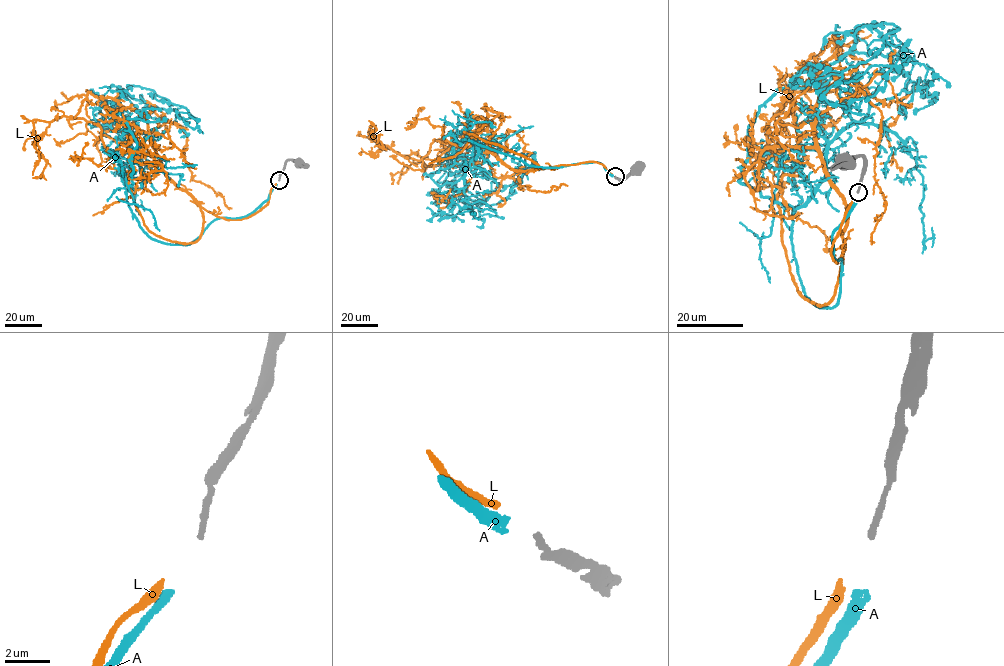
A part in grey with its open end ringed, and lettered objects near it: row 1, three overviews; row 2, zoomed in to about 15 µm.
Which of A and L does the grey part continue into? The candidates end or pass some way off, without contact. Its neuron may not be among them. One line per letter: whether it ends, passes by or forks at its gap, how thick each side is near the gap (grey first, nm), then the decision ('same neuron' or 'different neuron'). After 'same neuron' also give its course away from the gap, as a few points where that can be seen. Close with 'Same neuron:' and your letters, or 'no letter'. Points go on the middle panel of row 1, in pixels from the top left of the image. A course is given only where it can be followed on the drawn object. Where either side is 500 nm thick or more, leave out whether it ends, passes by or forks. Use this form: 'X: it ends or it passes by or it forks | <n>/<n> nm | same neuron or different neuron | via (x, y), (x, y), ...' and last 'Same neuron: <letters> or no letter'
A: it ends | 240/400 nm | same neuron | via (613, 175), (463, 140), (468, 110), (446, 152), (481, 199), (533, 157), (539, 170)
L: it ends | 240/260 nm | different neuron
Same neuron: A

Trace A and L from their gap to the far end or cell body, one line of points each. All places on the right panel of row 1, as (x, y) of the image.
A: (855, 200), (819, 307), (793, 209), (739, 182), (762, 105), (898, 27), (824, 94), (846, 108)
L: (853, 198), (837, 263), (848, 205), (815, 138), (835, 35), (778, 118), (802, 161), (758, 187)

